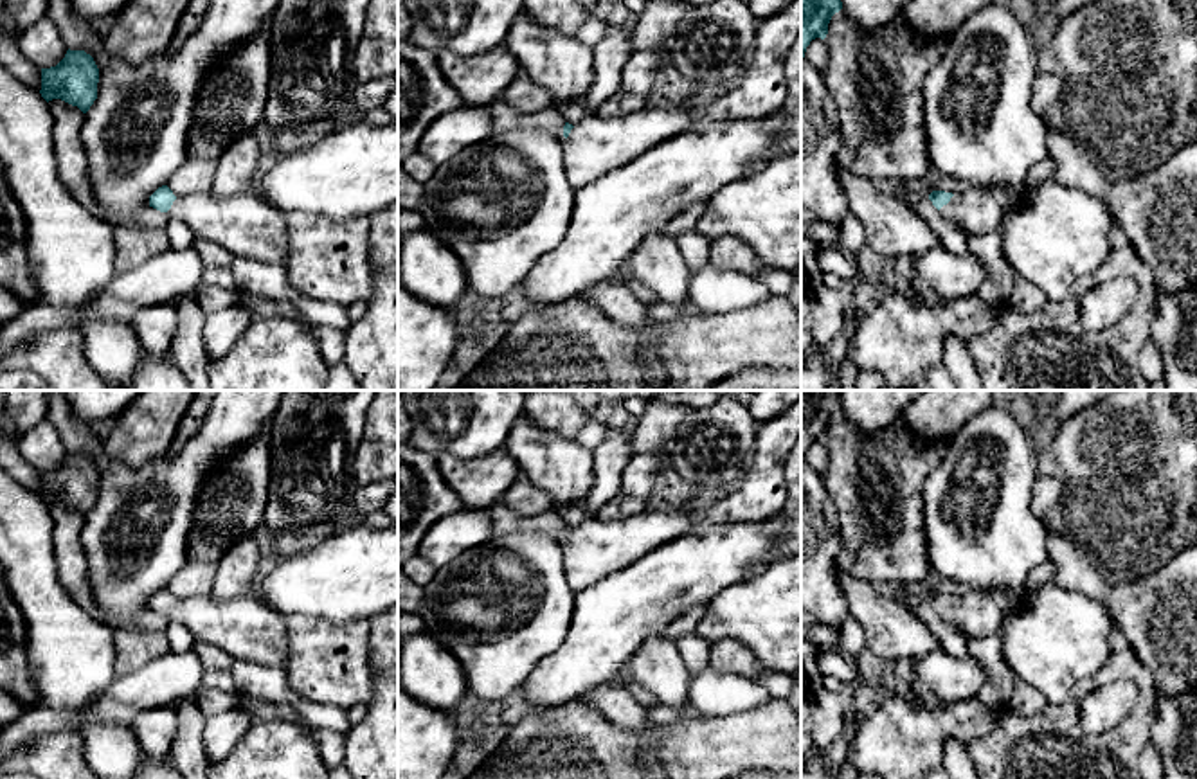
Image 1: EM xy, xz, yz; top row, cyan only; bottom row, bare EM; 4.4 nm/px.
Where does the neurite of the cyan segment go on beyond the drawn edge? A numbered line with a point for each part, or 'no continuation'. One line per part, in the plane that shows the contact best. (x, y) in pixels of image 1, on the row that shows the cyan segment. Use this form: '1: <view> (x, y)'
1: yz (976, 211)

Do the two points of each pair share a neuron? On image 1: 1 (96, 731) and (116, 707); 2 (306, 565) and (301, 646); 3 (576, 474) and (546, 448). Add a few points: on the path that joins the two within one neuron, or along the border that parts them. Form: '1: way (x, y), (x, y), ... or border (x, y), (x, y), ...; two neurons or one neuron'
1: border (128, 727), (117, 722), (81, 716), (72, 731); two neurons
2: border (287, 616), (299, 614), (344, 623); two neurons
3: way (569, 472), (553, 456); one neuron

